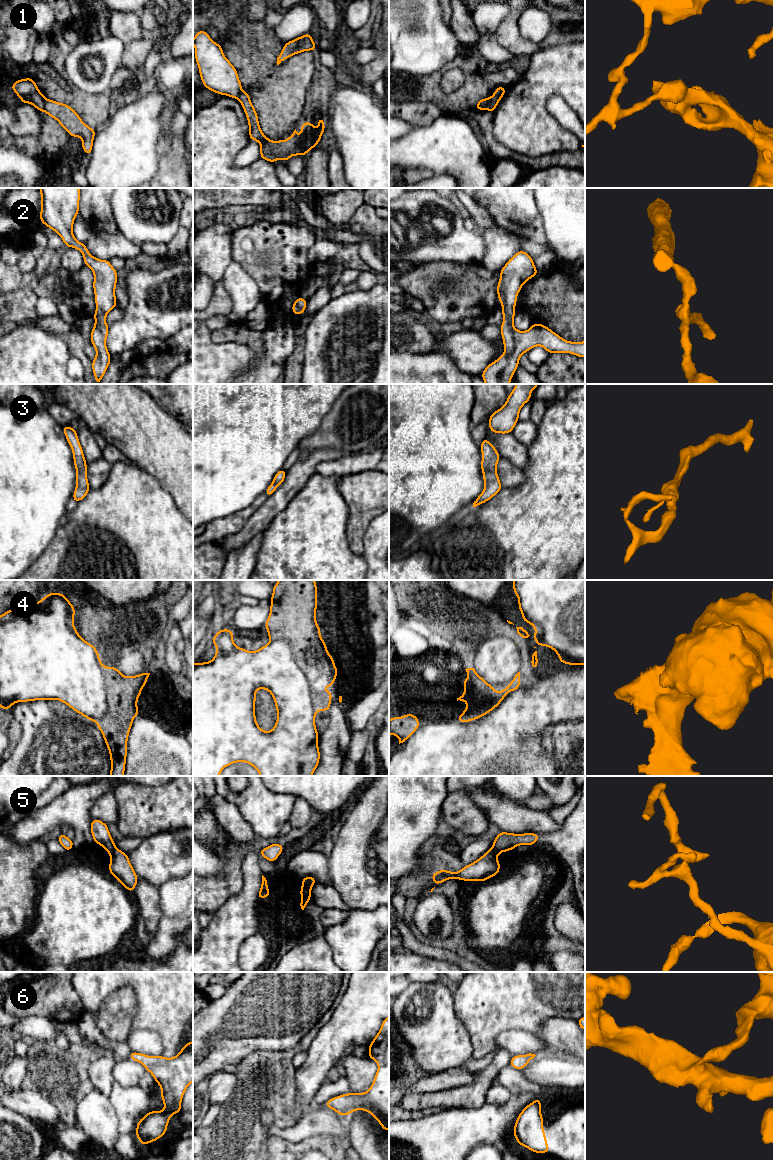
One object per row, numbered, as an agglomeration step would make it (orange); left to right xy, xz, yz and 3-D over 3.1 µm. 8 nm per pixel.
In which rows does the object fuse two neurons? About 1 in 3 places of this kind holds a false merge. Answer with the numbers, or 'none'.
1, 4, 5

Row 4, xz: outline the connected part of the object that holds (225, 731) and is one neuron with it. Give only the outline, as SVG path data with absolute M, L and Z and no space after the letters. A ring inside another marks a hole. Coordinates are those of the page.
M230 629L219 630L212 638L217 650L214 658L209 662L193 664L193 776L220 776L225 767L236 762L250 764L259 772L259 776L312 776L320 761L316 712L329 711L333 693L323 688L332 687L339 672L325 641L319 633L318 642L327 657L330 674L318 681L311 681L298 664L297 655L287 641L277 639L256 651L247 651L235 645L233 634ZM258 689L269 691L274 699L277 720L271 731L263 731L256 721Z

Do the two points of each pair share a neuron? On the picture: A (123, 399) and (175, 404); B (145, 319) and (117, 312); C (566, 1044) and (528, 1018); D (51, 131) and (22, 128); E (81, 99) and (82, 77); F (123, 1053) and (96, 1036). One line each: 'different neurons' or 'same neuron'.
A: different neurons
B: different neurons
C: different neurons
D: different neurons
E: different neurons
F: same neuron

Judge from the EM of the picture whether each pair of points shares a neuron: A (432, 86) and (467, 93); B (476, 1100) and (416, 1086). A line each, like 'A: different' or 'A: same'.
A: same
B: different

